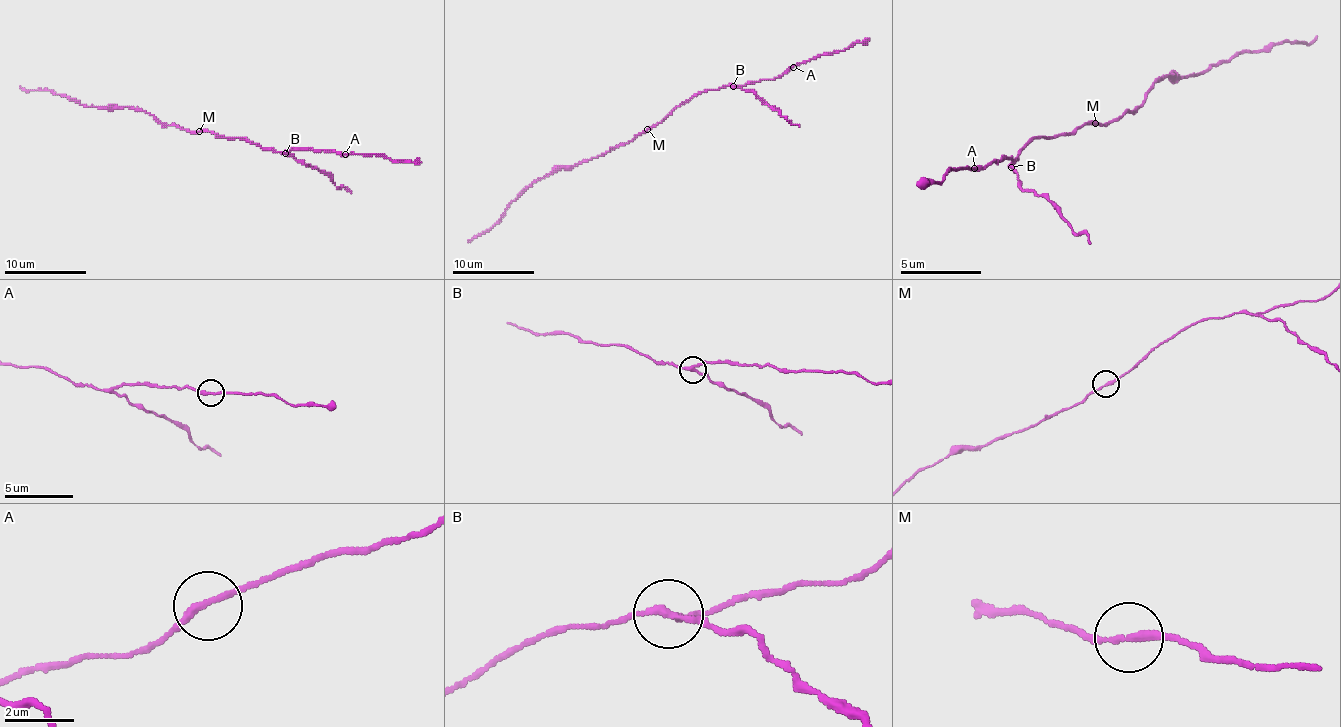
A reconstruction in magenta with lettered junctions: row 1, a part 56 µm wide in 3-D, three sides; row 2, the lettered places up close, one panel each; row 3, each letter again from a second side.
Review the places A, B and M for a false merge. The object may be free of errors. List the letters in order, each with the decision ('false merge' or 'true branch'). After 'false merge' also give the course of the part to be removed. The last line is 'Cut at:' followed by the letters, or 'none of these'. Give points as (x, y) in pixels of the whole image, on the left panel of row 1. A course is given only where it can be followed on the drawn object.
A: true branch
B: false merge; course (285, 154), (318, 168), (337, 187), (351, 193)
M: true branch
Cut at: B

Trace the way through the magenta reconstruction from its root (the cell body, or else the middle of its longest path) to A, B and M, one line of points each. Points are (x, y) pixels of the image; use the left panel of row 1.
A: (211, 131), (226, 137), (244, 137), (277, 152), (335, 150), (345, 154)
B: (211, 131), (226, 137), (244, 137), (263, 148), (285, 154)
M: (211, 131), (199, 131)

